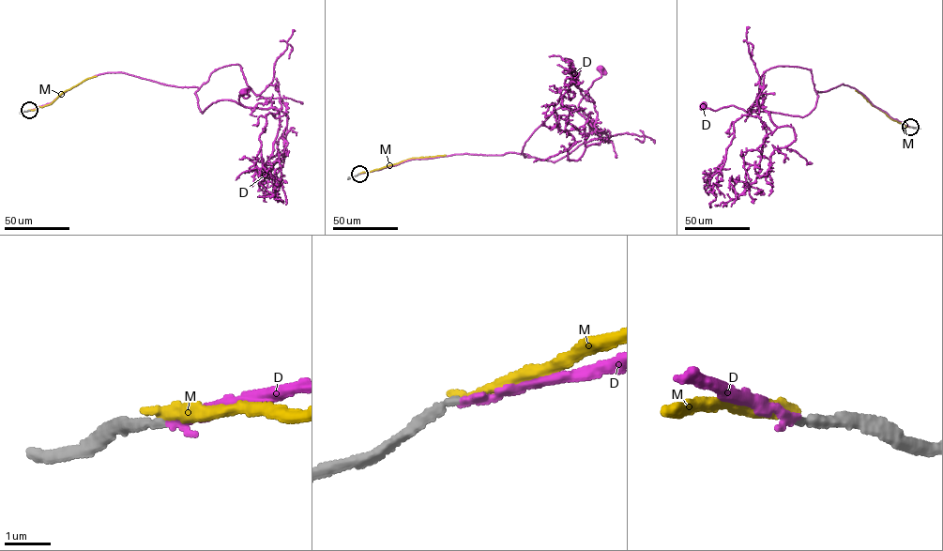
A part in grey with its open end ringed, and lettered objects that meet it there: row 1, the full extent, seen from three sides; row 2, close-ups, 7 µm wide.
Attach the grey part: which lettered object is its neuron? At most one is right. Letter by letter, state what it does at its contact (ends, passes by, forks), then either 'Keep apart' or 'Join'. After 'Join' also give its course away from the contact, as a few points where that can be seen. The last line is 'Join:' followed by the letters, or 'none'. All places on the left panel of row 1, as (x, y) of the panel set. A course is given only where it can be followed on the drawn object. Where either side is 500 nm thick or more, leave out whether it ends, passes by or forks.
D: It ends there. Join. Its course: (29, 110), (104, 73), (196, 86), (202, 113), (221, 99), (247, 107), (238, 99), (249, 97), (243, 91)
M: It ends there. Keep apart
Join: D

